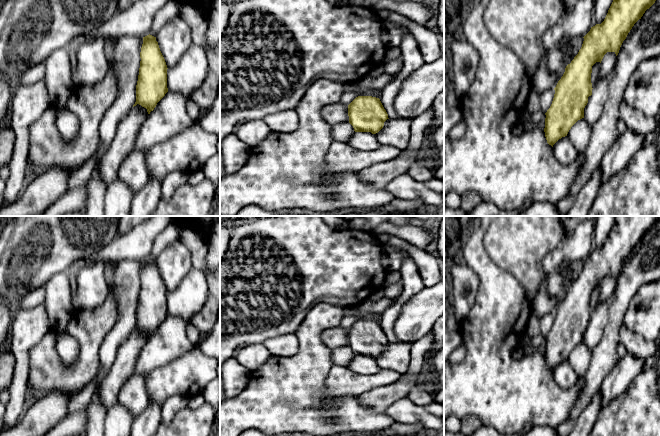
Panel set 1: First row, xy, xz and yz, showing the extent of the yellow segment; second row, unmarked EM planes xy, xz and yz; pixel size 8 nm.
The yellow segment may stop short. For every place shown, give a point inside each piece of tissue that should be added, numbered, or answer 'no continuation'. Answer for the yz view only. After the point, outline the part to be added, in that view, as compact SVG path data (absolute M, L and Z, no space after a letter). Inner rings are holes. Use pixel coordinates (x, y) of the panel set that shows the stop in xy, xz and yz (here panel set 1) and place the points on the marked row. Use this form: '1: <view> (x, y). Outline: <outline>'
1: yz (592, 111). Outline: M609 75L603 77L592 89L592 95L588 97L588 103L584 108L584 119L590 126L593 126L601 115L608 98L609 82Z

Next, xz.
1: xz (366, 141). Outline: M354 132L347 143L353 148L363 151L375 150L381 146L376 138L376 134L371 132Z

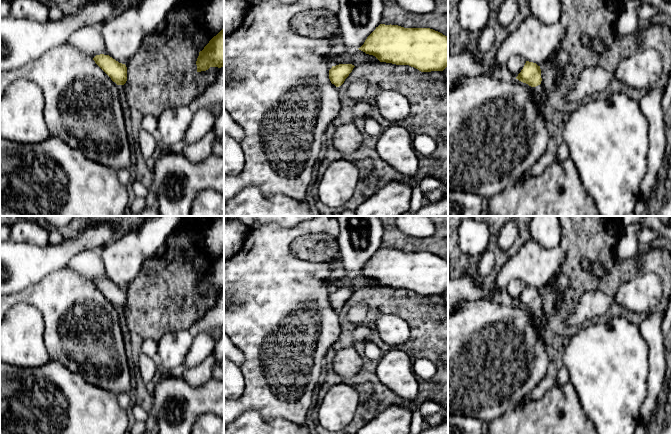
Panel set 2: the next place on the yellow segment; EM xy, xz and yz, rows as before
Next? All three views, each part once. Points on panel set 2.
no continuation

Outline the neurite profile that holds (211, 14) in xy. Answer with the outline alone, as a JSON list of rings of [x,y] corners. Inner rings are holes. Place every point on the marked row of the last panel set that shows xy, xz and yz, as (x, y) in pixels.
[[[209,0],[199,7],[199,19],[208,35],[216,35],[224,28],[224,0]]]

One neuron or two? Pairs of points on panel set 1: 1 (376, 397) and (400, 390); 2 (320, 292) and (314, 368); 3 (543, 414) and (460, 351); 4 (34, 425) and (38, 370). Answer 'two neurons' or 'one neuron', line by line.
1: one neuron
2: two neurons
3: two neurons
4: two neurons

